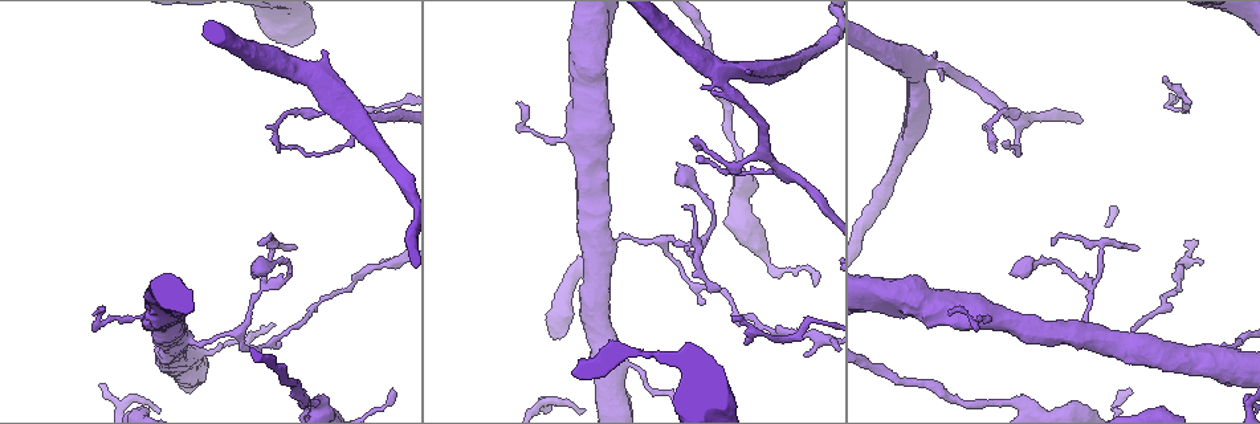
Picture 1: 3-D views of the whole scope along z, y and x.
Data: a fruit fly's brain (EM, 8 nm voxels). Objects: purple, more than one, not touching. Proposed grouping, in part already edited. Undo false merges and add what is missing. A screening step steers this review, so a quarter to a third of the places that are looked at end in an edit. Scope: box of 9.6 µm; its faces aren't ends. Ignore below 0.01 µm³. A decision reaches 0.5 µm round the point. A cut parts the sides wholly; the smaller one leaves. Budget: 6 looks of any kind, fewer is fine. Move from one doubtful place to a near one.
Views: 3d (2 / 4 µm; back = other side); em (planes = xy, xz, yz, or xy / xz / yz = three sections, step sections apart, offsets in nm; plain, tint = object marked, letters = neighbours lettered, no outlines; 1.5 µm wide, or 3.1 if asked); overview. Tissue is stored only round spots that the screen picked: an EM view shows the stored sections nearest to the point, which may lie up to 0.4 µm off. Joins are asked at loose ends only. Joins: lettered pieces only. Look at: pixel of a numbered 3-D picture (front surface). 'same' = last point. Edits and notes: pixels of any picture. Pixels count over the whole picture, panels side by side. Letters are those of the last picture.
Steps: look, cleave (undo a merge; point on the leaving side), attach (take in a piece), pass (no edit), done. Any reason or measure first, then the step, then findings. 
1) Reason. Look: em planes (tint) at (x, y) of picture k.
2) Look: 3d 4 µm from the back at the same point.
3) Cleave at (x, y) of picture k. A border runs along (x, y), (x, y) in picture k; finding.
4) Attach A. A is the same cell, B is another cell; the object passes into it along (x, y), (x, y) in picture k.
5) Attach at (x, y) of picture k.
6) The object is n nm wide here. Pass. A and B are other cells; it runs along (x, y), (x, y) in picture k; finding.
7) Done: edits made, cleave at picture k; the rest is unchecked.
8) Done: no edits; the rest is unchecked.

Abrupt turn. Look: em planes (plain) at (1247, 398) of picture 1.

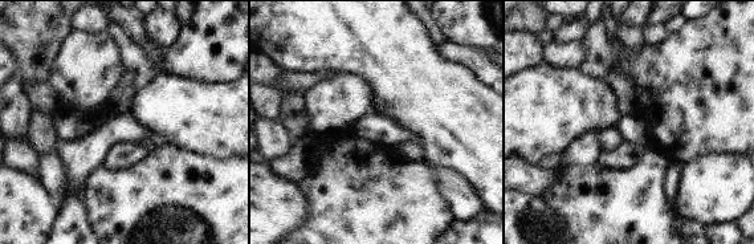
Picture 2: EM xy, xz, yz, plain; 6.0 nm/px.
Where the object lies. Look: em planes (tint) at the same point.

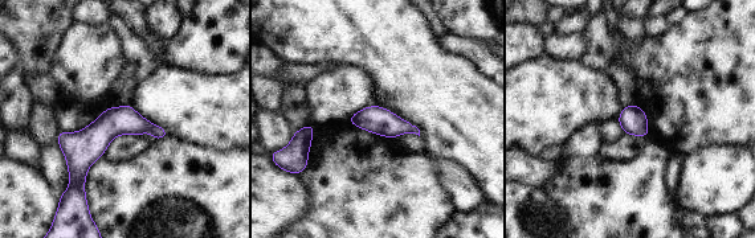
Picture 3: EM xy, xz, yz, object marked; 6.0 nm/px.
Look: em planes (letters) at the same point.

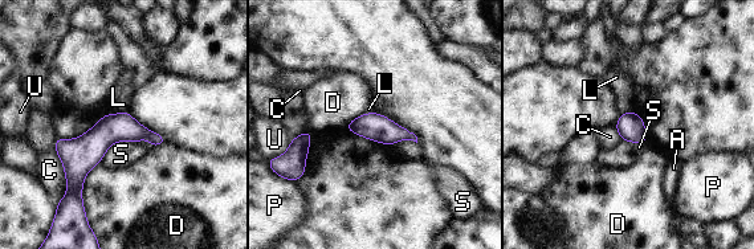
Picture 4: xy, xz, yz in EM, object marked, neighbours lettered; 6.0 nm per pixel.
The object is 170 nm wide here. Pass. A, C, D, L, P, S and U are other cells; it runs along (159, 139), (109, 133), (76, 191) in picture 4; all the same cell.

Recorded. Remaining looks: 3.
Look: 3d 2 µm at (817, 284) of picture 1.

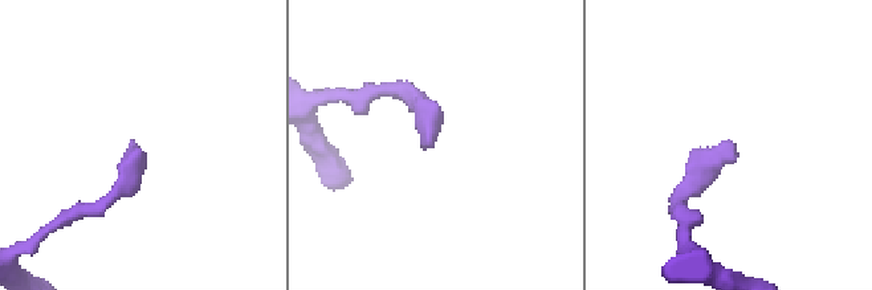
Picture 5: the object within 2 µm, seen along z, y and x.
Look: em planes (letters) at (734, 151) of picture 5.

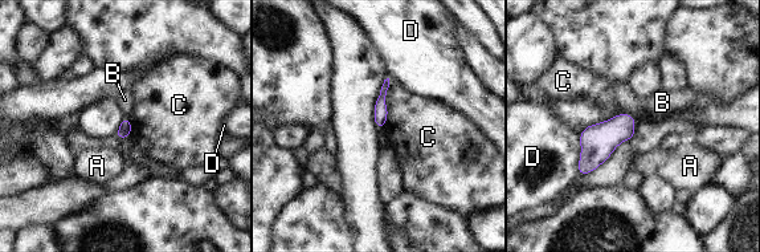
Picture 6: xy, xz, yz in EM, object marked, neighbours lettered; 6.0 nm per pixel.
Pass. A, B, C and D are other cells; none of them fits.

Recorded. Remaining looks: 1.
Branch point. Look: em planes (letters) at (688, 245) of picture 1.

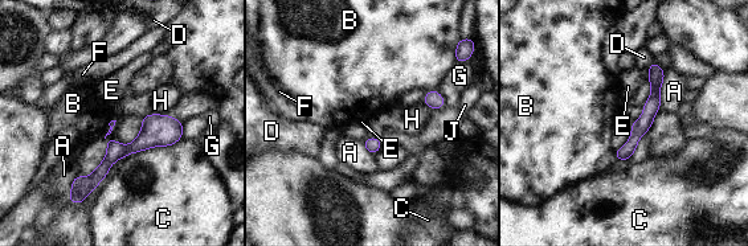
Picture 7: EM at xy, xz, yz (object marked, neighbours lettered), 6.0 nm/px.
The object is 70 nm wide here. Pass. A, B, C, D, E, F, G, H and J are other cells; a border runs along (111, 121), (105, 136) in picture 7; all the same cell.

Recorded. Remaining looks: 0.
Done: no edits; the rest is unchecked.

